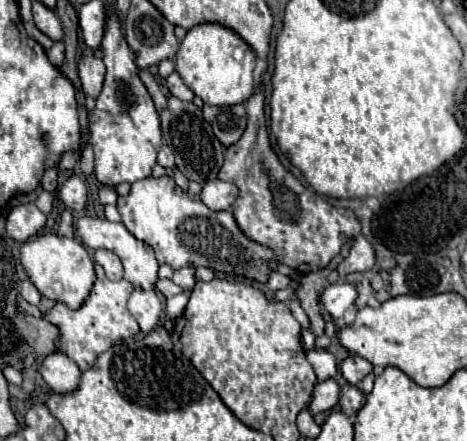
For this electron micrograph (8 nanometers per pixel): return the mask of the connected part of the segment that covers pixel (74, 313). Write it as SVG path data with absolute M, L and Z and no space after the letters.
M96 265L94 271L96 271L94 287L92 287L88 299L78 309L68 309L64 303L56 303L54 309L46 315L46 319L56 325L60 331L59 350L62 353L68 353L70 359L82 371L88 369L90 365L94 365L98 355L104 353L106 349L110 349L118 339L134 337L140 331L136 319L130 315L130 311L126 307L130 293L132 293L132 285L126 279L110 281L104 275L104 269L100 265Z

